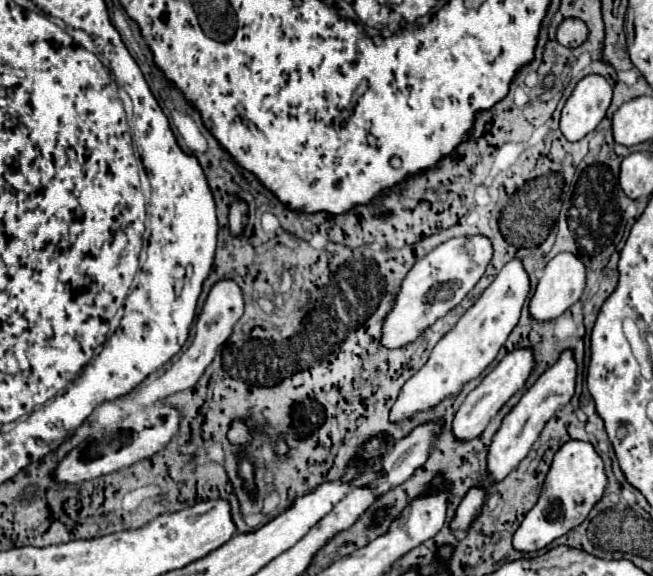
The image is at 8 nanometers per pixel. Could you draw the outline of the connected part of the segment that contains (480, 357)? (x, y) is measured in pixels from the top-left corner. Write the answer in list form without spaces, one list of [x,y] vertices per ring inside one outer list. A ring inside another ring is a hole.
[[[522,259],[508,261],[500,269],[496,279],[490,283],[490,287],[480,295],[480,299],[460,317],[454,329],[438,341],[426,365],[404,383],[402,395],[398,395],[390,411],[390,419],[400,423],[412,417],[416,411],[424,411],[440,403],[444,397],[458,395],[464,383],[478,377],[496,359],[508,335],[518,325],[520,311],[528,299],[528,293],[530,293],[530,275],[524,269]]]

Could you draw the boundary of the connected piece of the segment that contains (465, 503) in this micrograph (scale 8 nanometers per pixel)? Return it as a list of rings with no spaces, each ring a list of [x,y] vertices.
[[[476,487],[470,489],[468,495],[466,495],[466,497],[462,499],[462,503],[458,505],[456,517],[452,519],[450,527],[452,527],[454,531],[456,531],[456,529],[462,529],[462,531],[468,529],[470,521],[480,515],[482,503],[484,503],[484,489],[476,489]]]

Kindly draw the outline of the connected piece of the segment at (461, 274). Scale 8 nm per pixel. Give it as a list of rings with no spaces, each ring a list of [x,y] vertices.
[[[484,235],[474,237],[452,237],[446,243],[432,249],[424,259],[420,259],[408,273],[402,283],[400,293],[396,295],[394,309],[384,321],[382,327],[382,345],[384,347],[402,347],[418,339],[418,335],[430,327],[438,317],[446,315],[456,307],[480,281],[488,263],[492,261],[494,249],[492,241]]]

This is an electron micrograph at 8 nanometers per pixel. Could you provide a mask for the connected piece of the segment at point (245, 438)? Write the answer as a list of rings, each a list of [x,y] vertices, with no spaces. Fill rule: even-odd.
[[[234,421],[232,427],[230,427],[230,431],[228,431],[228,439],[232,443],[250,443],[252,435],[250,435],[250,431],[248,431],[248,427],[246,427],[244,421]]]

